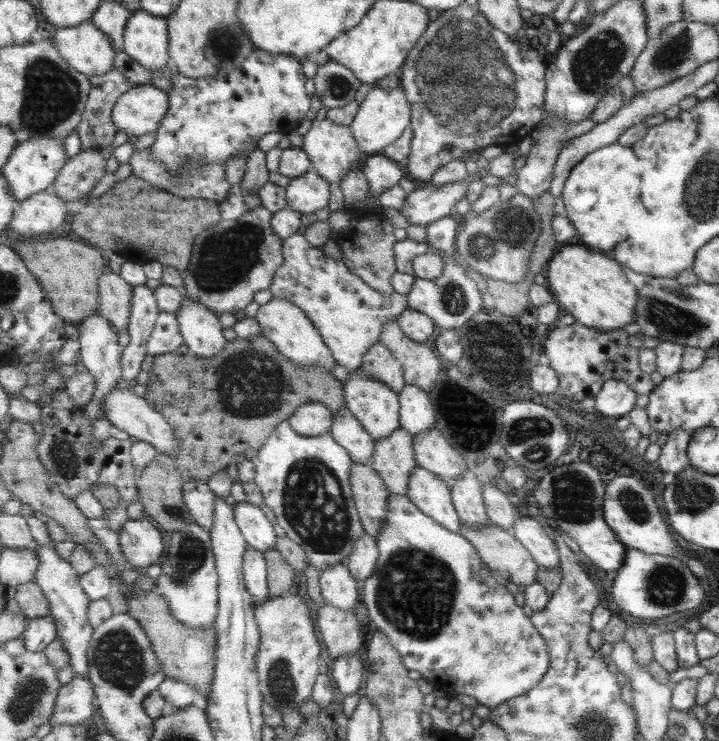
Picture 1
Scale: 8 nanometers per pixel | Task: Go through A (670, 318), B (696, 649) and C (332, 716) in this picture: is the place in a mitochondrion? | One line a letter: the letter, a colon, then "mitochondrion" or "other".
A: mitochondrion
B: other
C: other

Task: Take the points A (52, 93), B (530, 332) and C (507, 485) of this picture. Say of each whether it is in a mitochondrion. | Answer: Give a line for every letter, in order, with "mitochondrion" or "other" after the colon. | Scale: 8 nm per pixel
A: mitochondrion
B: other
C: other

